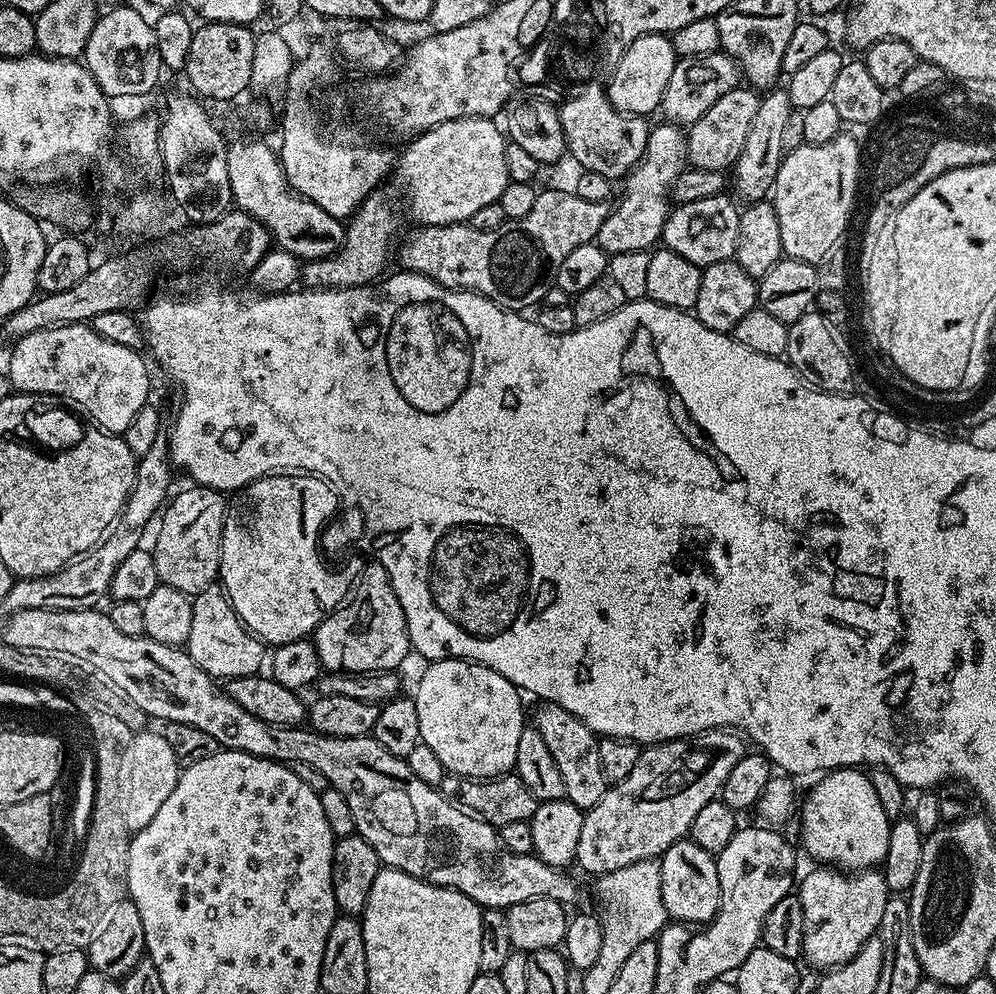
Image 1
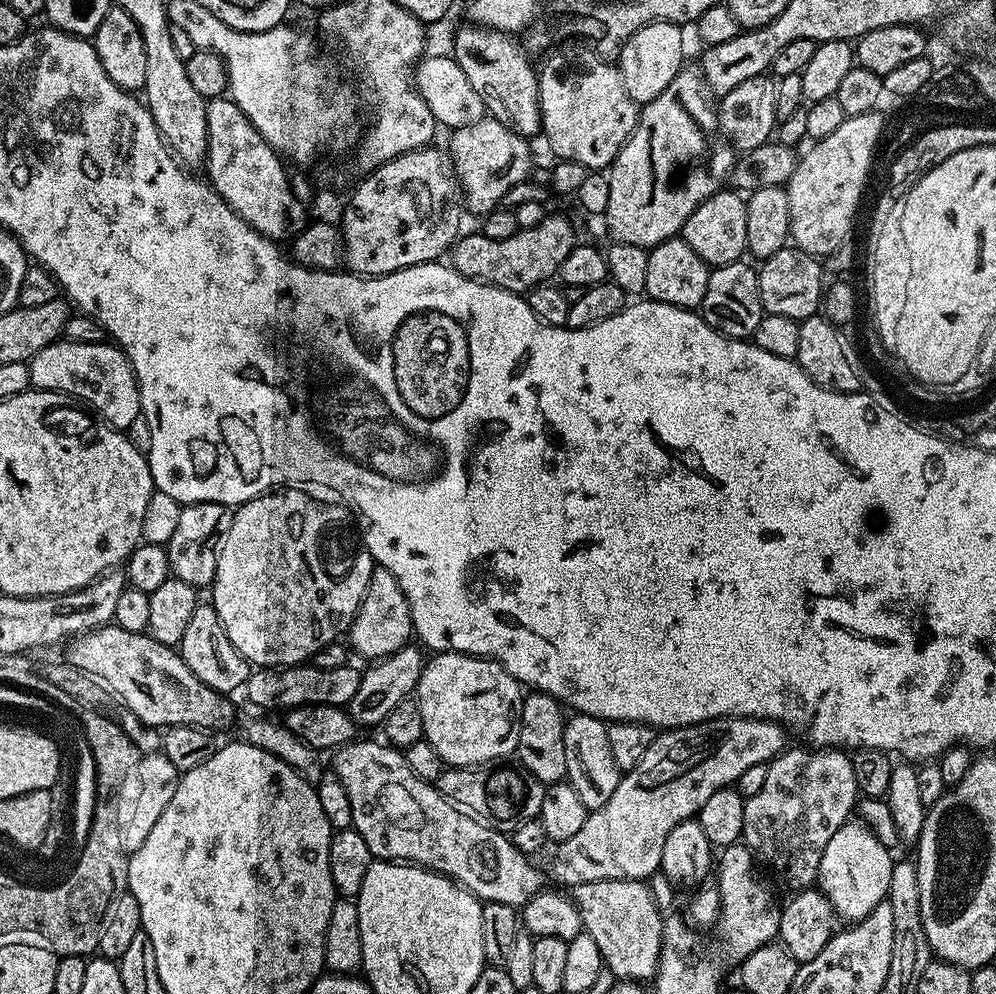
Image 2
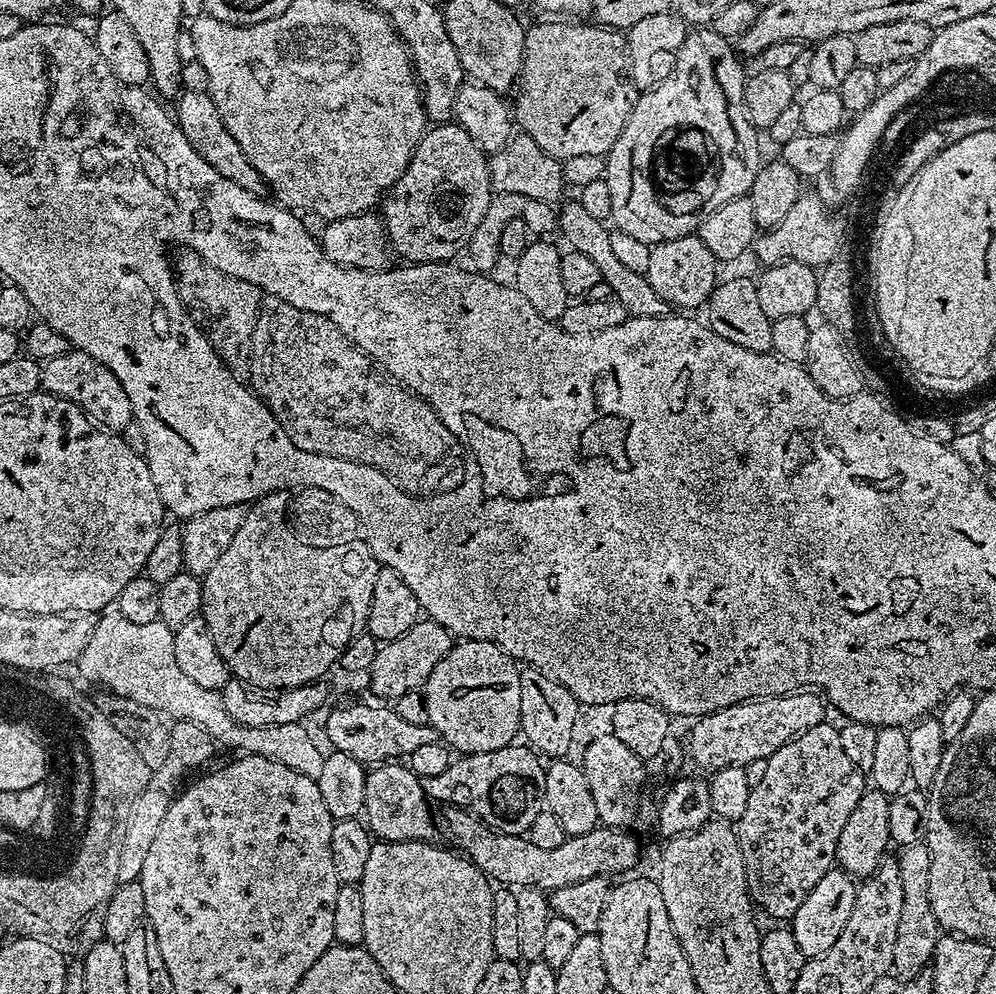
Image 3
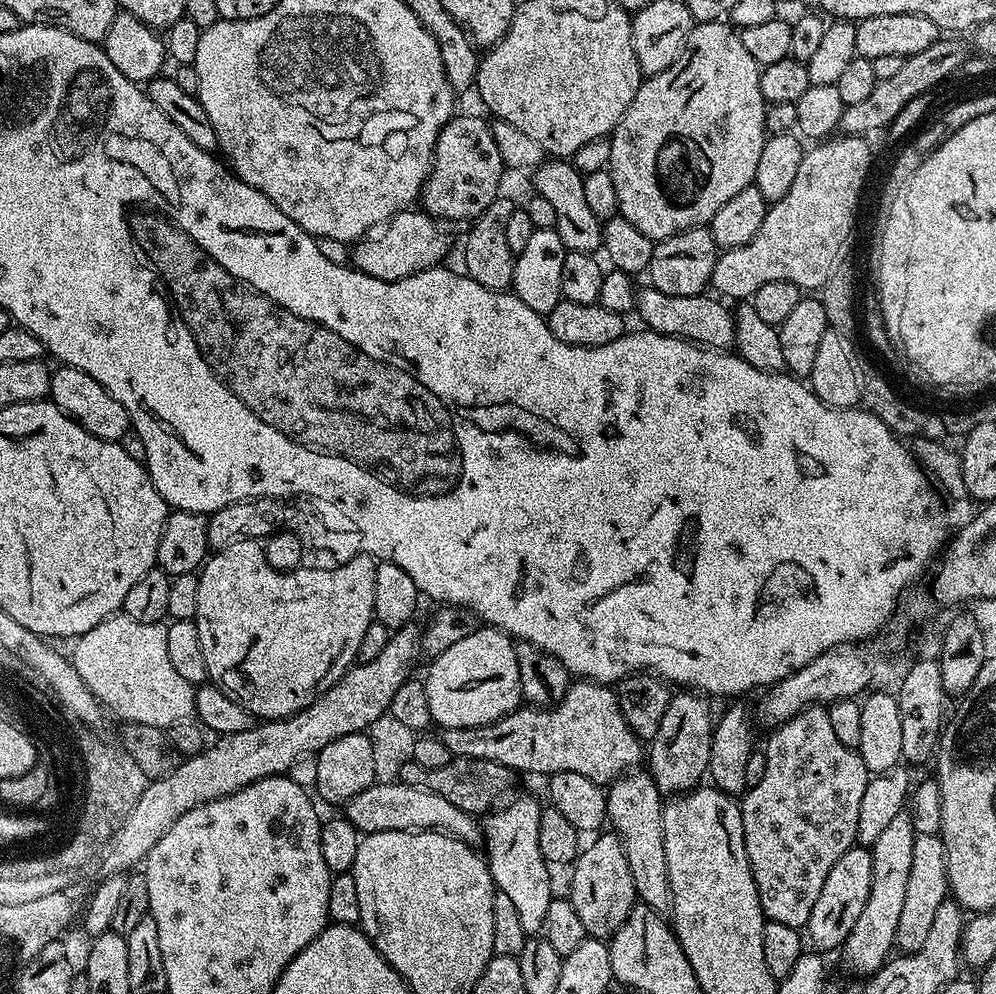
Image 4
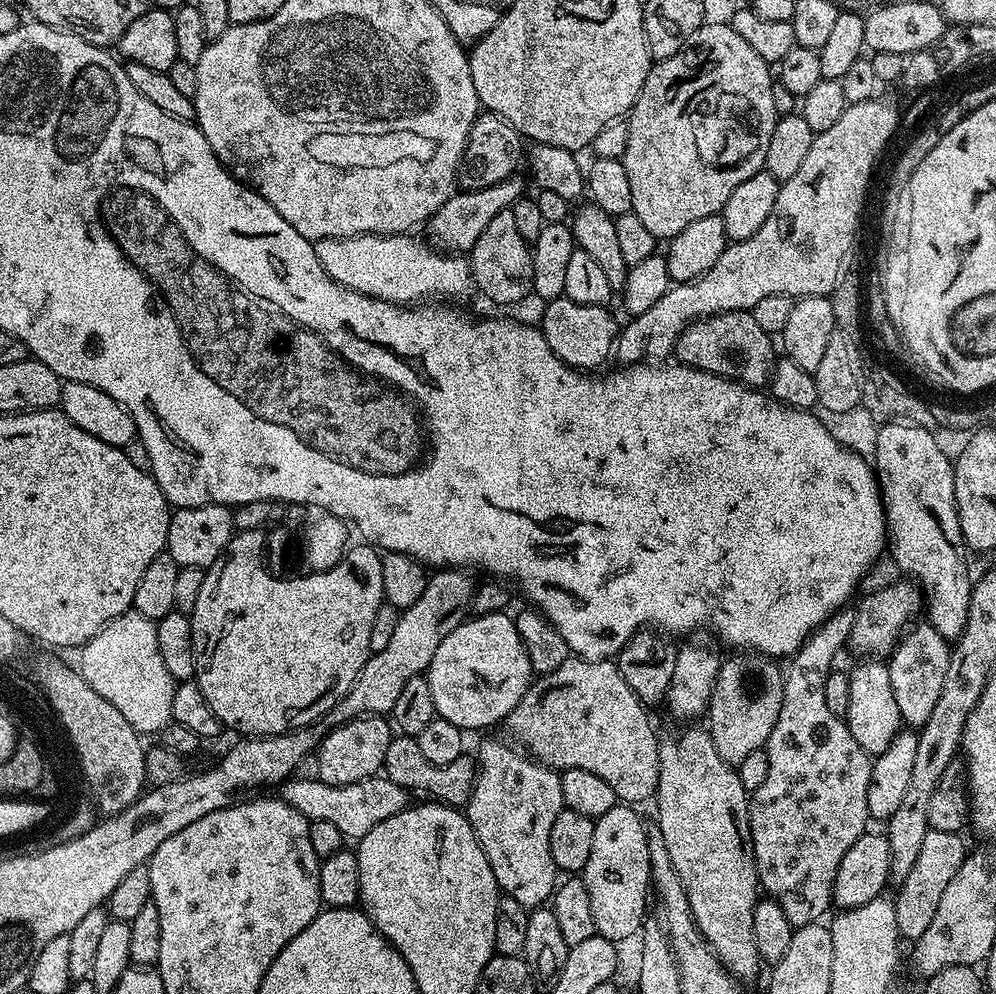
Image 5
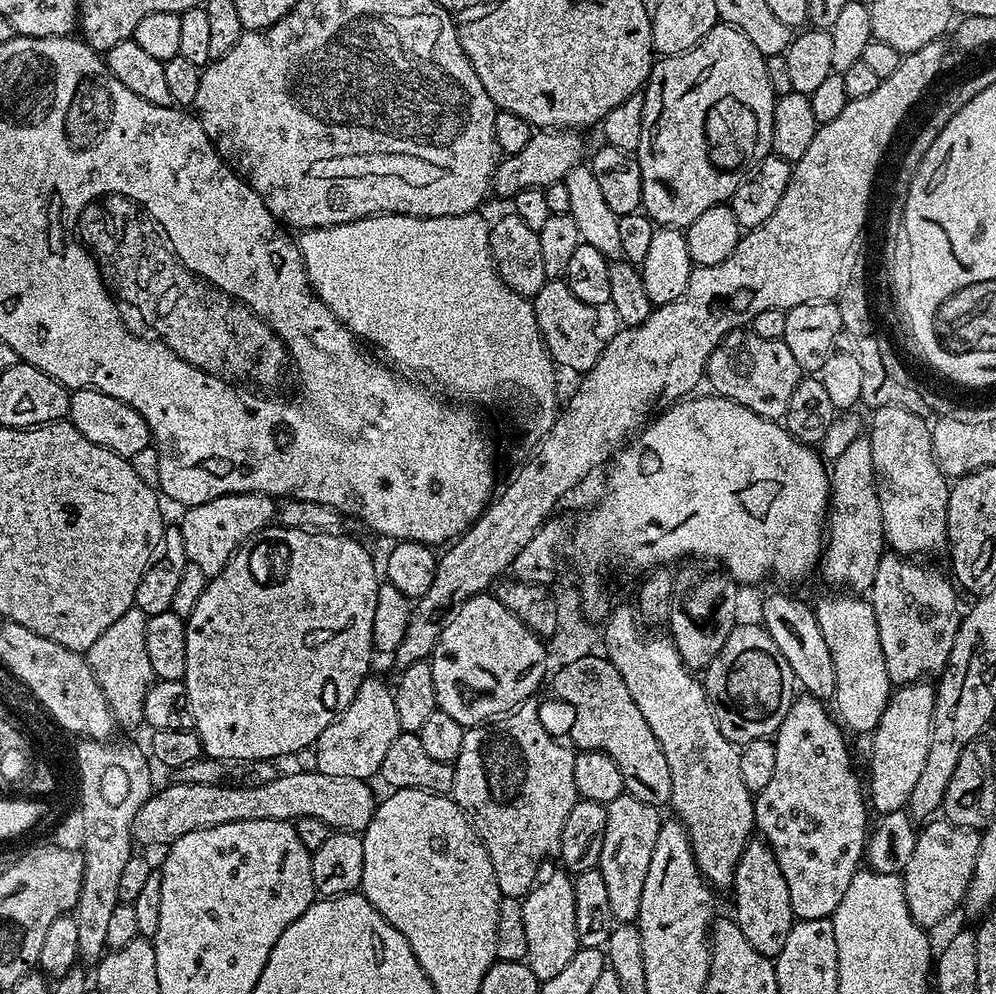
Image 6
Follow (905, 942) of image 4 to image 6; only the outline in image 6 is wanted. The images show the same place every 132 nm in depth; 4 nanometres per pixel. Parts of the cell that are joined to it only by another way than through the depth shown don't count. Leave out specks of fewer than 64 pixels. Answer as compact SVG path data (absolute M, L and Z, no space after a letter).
M943 818L929 819L917 831L914 854L910 854L910 862L906 862L902 873L906 906L917 926L932 930L935 924L942 923L955 908L963 905L970 878L974 874L979 845L980 832L977 829L954 826Z

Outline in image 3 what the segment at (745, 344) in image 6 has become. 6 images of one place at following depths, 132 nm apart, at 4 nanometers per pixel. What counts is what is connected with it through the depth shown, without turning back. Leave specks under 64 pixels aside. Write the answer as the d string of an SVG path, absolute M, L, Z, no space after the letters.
M578 200L561 205L557 213L557 229L559 235L568 242L567 247L571 251L578 252L593 259L597 263L597 269L601 280L609 283L612 295L618 302L625 306L629 316L634 317L658 317L669 315L670 306L662 298L658 298L654 288L650 286L647 275L638 271L631 271L623 265L611 249L609 227L600 219L593 218L587 209L583 209Z

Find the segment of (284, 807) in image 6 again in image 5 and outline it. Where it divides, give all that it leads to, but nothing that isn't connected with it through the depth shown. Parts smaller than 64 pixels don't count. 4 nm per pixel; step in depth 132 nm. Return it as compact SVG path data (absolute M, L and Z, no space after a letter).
M383 774L374 775L353 784L327 784L321 780L289 778L283 781L280 790L279 799L294 806L298 814L302 814L310 822L317 820L338 826L338 830L342 830L346 838L352 838L352 836L359 838L370 834L370 830L374 830L378 822L386 822L386 818L398 814L410 804L410 794L406 789L390 782Z

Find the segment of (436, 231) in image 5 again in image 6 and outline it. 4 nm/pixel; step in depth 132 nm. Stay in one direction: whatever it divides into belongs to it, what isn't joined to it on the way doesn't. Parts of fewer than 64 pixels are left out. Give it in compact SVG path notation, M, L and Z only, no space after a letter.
M536 130L533 131L530 142L526 142L518 154L504 156L492 173L491 191L500 196L515 198L519 192L527 188L549 188L552 184L563 181L567 172L581 161L584 156L584 140L576 130Z

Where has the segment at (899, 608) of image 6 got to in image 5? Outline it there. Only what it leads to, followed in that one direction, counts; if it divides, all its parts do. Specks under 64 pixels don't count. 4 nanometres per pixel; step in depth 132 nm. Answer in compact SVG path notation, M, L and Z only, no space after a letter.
M920 623L909 627L901 635L900 643L892 649L886 660L894 702L898 702L898 714L901 721L912 730L923 728L926 718L930 718L930 713L934 711L934 705L942 694L942 682L946 682L950 659L949 641L944 640L932 624Z

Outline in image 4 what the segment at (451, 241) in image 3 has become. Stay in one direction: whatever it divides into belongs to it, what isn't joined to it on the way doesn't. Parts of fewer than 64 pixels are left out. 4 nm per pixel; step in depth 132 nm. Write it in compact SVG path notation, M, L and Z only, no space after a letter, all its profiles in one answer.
M453 115L447 126L440 131L436 152L432 156L432 171L428 173L428 181L418 197L423 211L435 216L441 222L452 220L467 220L472 222L486 210L496 197L501 195L500 183L504 180L506 167L499 152L498 144L494 140L492 125L480 116Z

